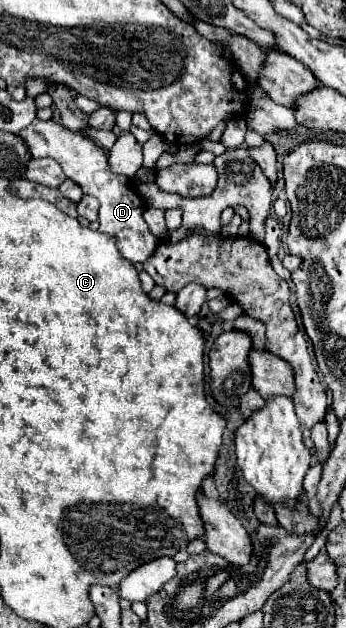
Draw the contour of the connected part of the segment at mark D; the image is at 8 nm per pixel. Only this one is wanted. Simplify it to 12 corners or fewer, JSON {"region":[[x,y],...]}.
{"region":[[53,120],[19,134],[101,202],[99,230],[145,262],[159,246],[143,198],[107,154]]}

